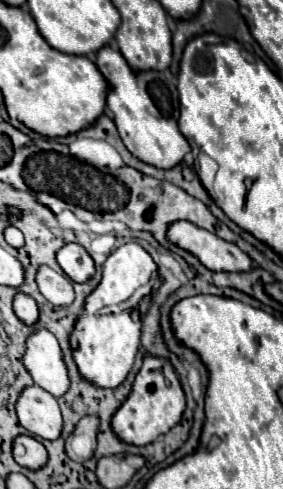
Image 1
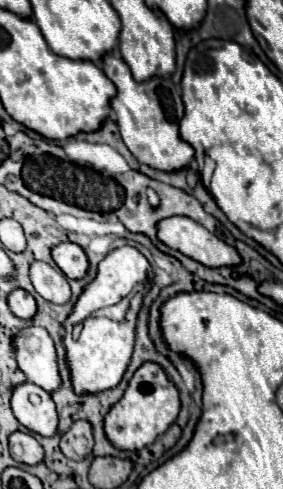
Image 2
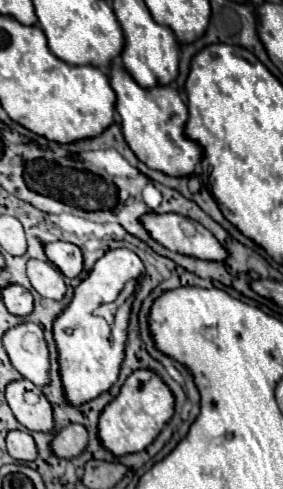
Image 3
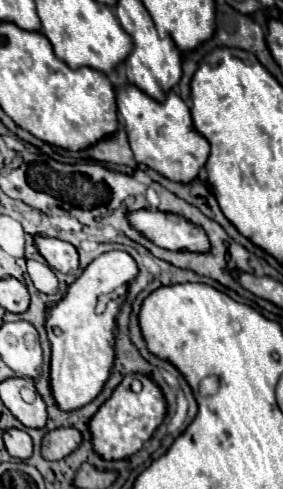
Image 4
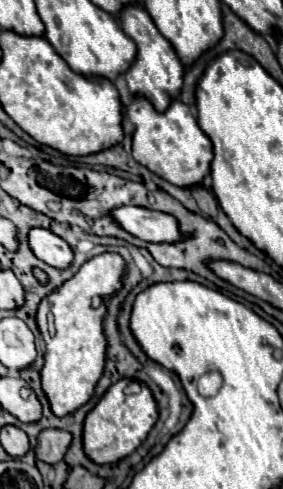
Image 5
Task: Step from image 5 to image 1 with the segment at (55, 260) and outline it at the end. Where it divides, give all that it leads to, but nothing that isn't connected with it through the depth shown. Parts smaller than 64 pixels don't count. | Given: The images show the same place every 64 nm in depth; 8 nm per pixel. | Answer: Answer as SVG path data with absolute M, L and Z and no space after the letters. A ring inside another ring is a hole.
M64 244L56 252L56 260L72 282L86 282L94 274L94 260L80 244Z

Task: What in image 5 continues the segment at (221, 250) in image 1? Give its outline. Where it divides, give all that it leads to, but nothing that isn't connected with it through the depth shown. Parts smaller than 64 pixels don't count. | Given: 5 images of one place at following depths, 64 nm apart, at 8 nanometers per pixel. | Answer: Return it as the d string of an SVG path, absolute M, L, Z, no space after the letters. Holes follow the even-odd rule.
M120 206L112 210L112 220L120 224L132 236L146 242L178 242L182 234L174 216L140 208L140 206Z

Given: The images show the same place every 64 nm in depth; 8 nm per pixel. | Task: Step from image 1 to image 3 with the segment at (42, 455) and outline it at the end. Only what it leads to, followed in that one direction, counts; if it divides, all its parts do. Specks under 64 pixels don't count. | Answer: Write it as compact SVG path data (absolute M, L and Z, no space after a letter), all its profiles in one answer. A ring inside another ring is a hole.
M22 430L8 432L6 446L8 446L8 454L14 460L20 460L20 462L32 462L38 456L34 438L28 432L22 432Z

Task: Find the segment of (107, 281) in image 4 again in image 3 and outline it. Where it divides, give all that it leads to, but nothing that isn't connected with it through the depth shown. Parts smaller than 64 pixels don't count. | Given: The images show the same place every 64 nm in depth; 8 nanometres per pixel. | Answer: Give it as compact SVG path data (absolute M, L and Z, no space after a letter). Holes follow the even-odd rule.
M128 248L108 250L86 274L86 278L76 286L72 302L56 316L52 324L56 348L58 348L58 366L62 376L64 398L68 404L84 404L102 392L106 392L116 380L120 372L120 364L124 360L124 346L126 346L126 324L120 322L120 328L108 324L104 318L94 316L94 310L104 304L112 302L118 290L124 288L126 282L138 280L144 274L142 260Z

